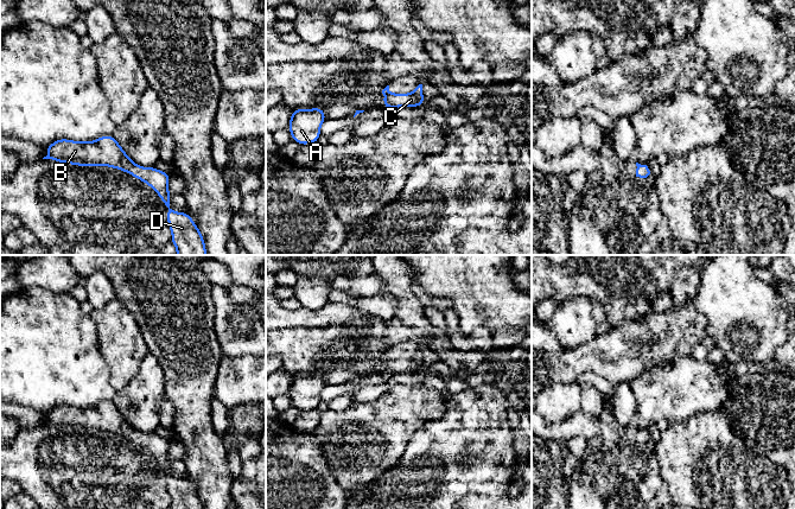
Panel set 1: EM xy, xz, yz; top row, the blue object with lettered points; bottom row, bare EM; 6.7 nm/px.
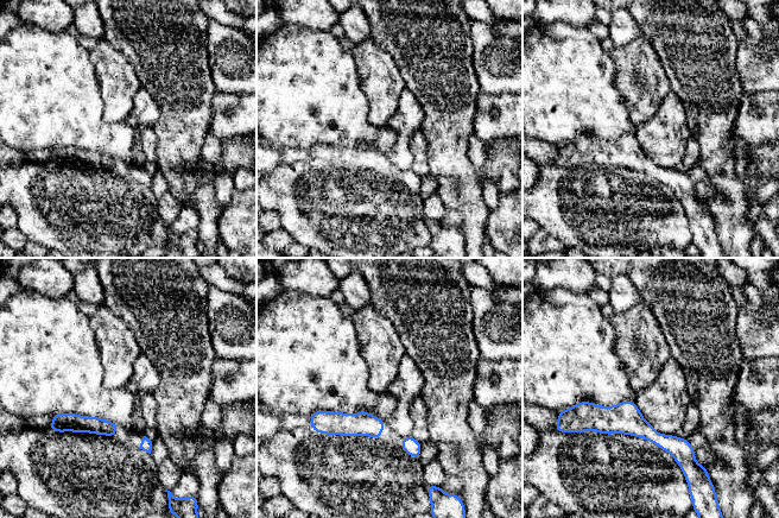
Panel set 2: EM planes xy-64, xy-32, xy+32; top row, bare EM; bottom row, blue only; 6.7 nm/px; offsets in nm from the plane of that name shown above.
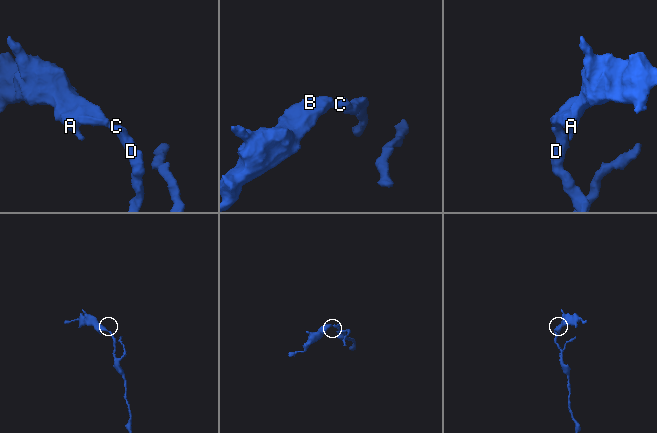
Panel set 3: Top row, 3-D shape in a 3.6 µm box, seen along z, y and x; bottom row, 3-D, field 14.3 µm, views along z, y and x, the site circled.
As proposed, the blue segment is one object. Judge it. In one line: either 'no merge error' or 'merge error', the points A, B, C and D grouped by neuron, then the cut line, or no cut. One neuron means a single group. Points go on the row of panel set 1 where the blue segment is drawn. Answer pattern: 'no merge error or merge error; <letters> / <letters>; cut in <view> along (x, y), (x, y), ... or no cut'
no merge error; A B C D; no cut

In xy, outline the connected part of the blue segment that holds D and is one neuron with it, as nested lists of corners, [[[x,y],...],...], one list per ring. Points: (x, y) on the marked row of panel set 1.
[[[102,135],[95,141],[59,139],[45,148],[47,155],[43,159],[77,166],[109,166],[145,182],[163,199],[167,210],[166,219],[172,233],[171,243],[176,246],[177,255],[208,255],[204,237],[189,212],[171,210],[170,173],[155,167],[138,166],[110,135]]]

